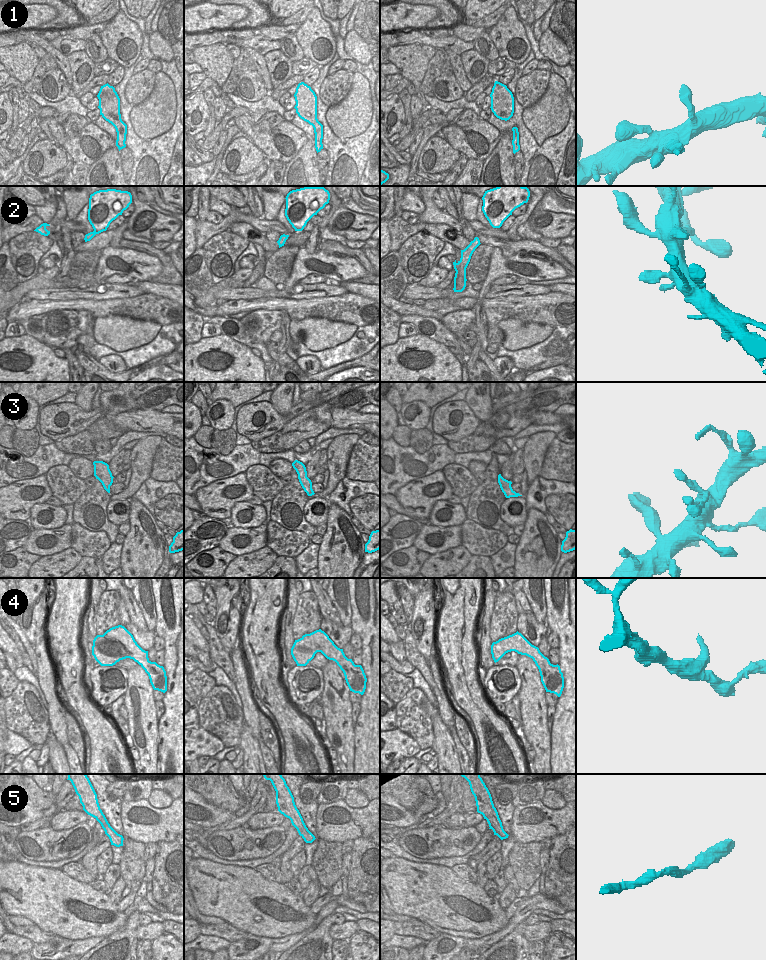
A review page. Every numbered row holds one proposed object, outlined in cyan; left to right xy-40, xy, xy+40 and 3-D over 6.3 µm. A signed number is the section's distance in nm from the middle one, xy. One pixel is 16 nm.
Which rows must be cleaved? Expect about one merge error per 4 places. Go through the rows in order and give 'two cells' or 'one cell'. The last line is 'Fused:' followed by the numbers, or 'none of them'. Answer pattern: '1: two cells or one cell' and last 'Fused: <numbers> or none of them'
1: one cell
2: one cell
3: one cell
4: one cell
5: one cell
Fused: none of them

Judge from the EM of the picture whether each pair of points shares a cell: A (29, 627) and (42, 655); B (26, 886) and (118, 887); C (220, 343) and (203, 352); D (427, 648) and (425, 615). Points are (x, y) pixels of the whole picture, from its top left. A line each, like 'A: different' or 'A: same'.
A: different
B: different
C: same
D: same

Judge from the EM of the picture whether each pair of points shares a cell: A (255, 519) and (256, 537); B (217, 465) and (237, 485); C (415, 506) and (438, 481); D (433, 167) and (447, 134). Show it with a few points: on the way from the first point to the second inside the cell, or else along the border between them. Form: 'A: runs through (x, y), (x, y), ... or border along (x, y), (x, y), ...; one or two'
A: border along (263, 523), (246, 528), (232, 526); two
B: border along (244, 472), (214, 480), (207, 485); two
C: runs through (418, 498), (422, 493), (422, 488), (430, 483); one
D: border along (441, 135), (461, 154); two

